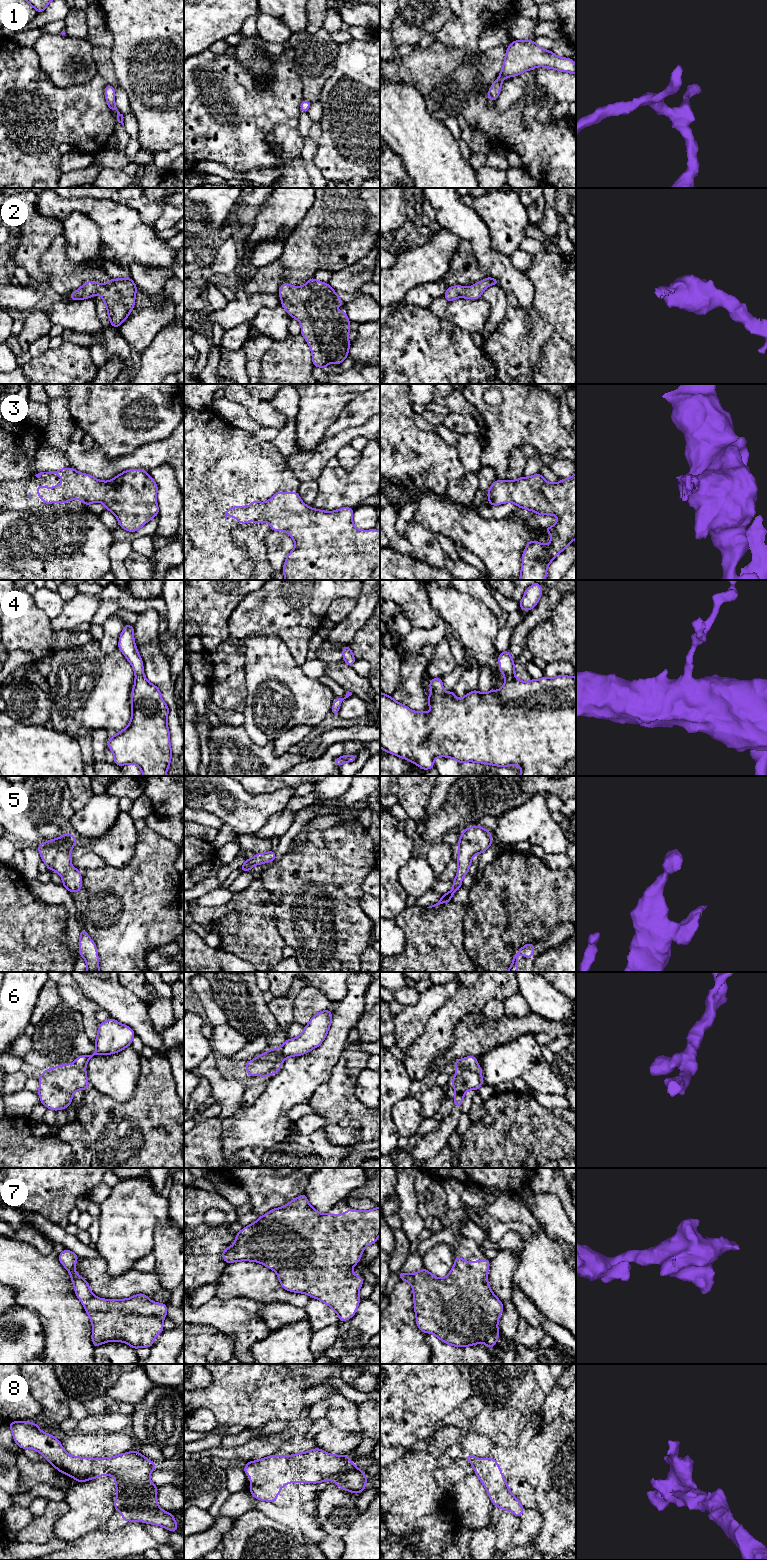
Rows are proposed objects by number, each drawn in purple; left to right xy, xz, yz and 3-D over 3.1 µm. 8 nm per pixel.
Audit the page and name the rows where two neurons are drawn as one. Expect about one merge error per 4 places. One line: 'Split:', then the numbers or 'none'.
Split: 6

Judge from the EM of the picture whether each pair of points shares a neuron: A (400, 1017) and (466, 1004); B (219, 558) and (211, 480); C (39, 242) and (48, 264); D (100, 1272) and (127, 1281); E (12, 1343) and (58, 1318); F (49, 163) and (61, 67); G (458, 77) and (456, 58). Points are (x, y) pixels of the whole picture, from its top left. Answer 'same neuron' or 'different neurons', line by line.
A: different neurons
B: same neuron
C: different neurons
D: same neuron
E: different neurons
F: different neurons
G: different neurons

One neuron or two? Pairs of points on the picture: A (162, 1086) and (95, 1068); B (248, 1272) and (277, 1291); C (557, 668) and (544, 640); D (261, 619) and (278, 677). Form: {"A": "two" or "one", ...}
{"A": "two", "B": "one", "C": "two", "D": "two"}

